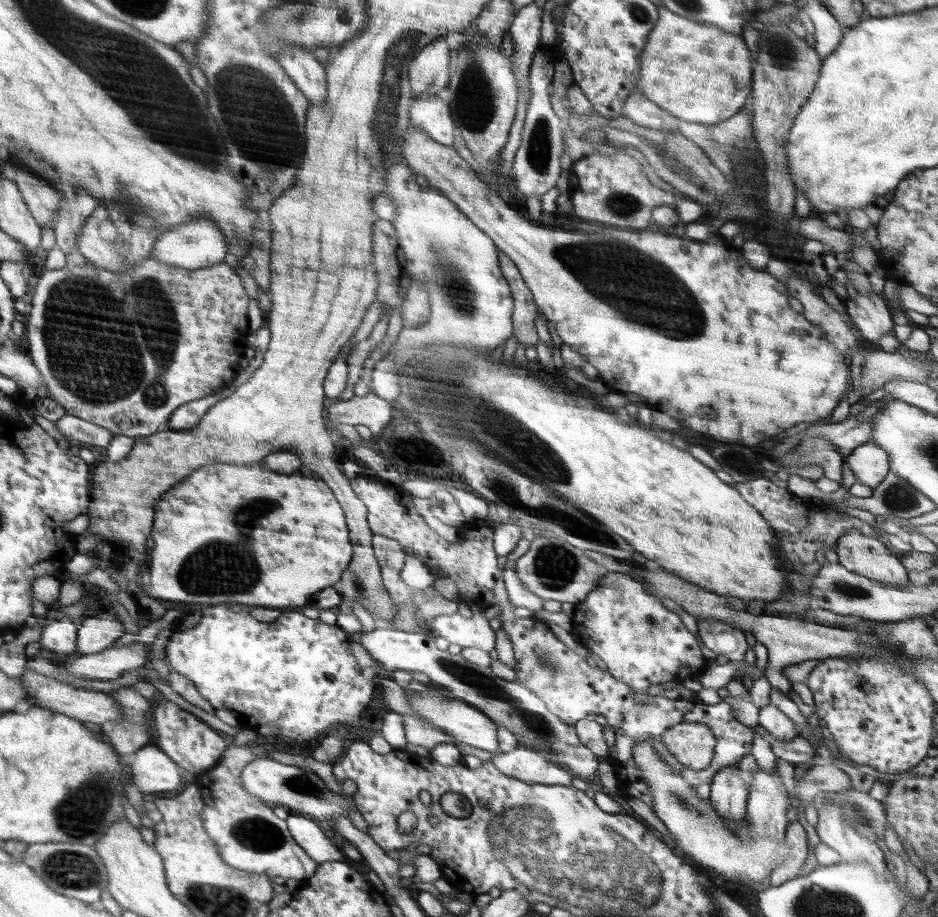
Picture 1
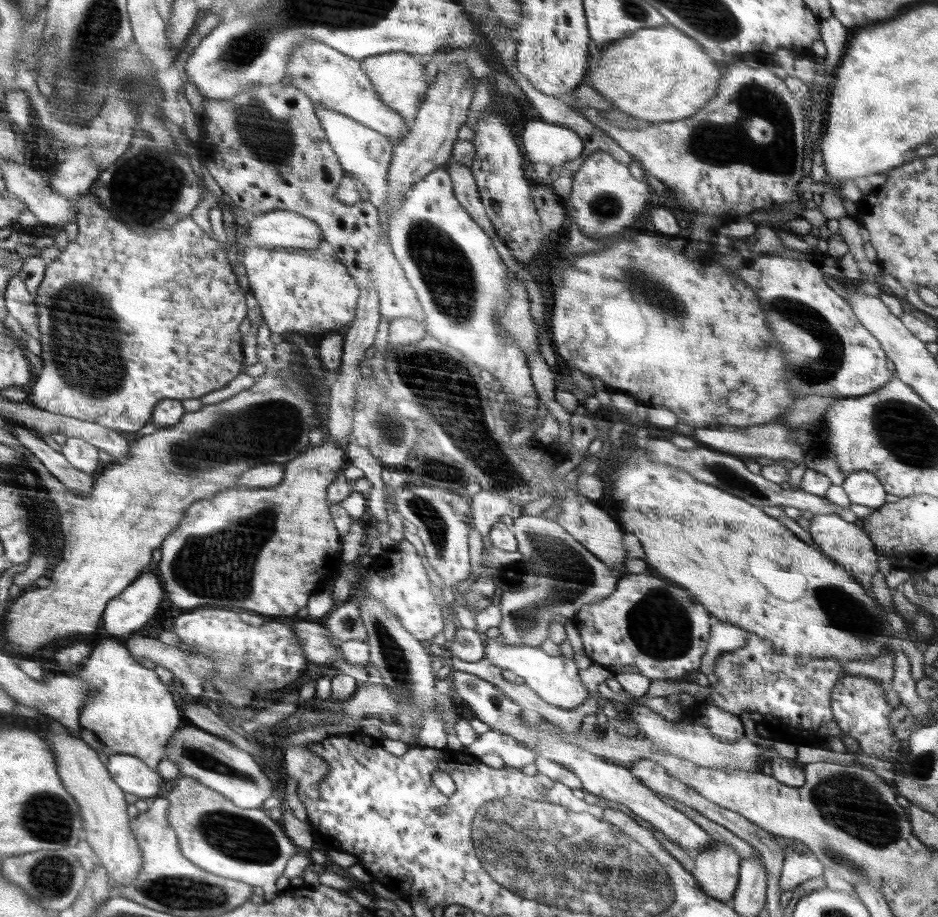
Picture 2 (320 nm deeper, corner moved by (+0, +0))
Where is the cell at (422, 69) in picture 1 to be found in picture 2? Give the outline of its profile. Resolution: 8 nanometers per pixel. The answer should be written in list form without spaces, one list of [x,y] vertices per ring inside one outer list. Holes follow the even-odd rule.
[[[390,52],[380,54],[376,57],[367,57],[363,60],[366,65],[366,74],[372,80],[373,86],[377,89],[380,99],[392,110],[398,111],[405,119],[405,123],[412,125],[424,104],[424,94],[429,90],[424,80],[424,66],[420,64],[420,54],[408,54],[407,52]]]

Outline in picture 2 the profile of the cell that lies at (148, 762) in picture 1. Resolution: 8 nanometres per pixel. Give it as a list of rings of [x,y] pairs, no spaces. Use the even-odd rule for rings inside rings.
[[[116,754],[108,757],[110,774],[117,781],[118,786],[122,790],[140,796],[140,798],[148,798],[154,796],[160,788],[160,778],[153,768],[148,767],[142,759],[136,758],[132,754]]]

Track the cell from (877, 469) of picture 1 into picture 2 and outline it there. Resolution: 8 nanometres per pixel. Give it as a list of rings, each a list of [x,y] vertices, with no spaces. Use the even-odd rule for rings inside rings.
[[[856,470],[846,475],[841,485],[850,503],[878,509],[885,503],[887,493],[878,478],[867,470]]]

